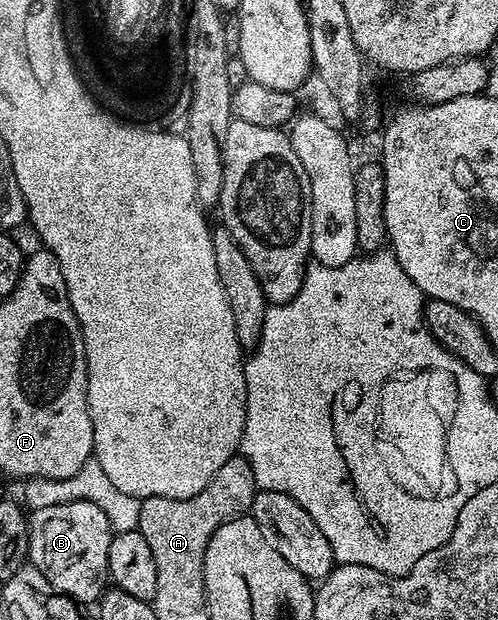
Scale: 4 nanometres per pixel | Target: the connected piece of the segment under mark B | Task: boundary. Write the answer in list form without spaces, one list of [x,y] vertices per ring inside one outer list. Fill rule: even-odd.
[[[90,501],[38,507],[30,515],[27,562],[36,567],[60,594],[74,600],[91,599],[102,593],[109,582],[108,558],[113,534],[106,513]]]

